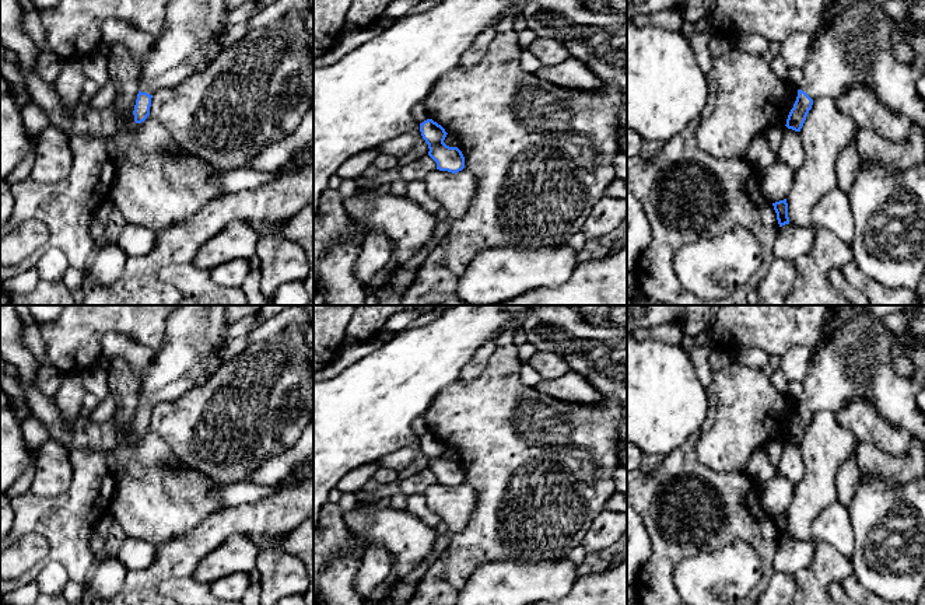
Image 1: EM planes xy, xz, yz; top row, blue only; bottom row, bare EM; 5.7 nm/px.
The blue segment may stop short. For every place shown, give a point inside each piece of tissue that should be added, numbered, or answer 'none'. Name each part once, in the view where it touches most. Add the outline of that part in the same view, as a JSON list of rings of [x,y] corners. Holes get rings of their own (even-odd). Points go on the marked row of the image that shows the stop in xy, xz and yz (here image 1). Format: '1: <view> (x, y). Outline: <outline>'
1: xy (189, 42). Outline: [[[171,0],[167,6],[164,32],[155,38],[151,53],[140,70],[139,91],[154,95],[158,90],[169,90],[210,66],[223,50],[218,46],[218,38],[225,31],[227,13],[225,0]]]

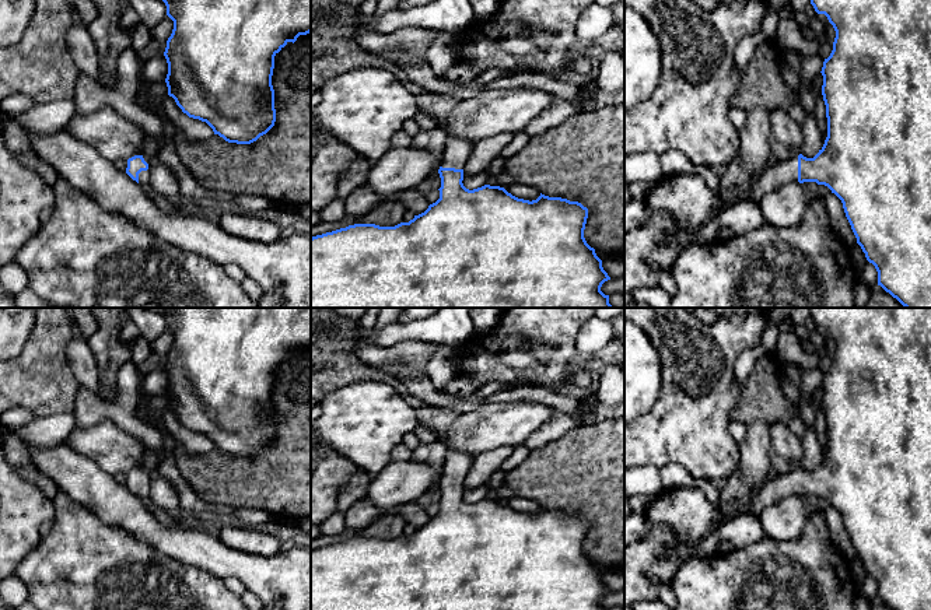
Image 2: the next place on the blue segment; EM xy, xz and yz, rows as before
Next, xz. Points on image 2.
1: xz (457, 150). Outline: [[[448,134],[441,157],[442,168],[463,169],[472,154],[472,141]]]

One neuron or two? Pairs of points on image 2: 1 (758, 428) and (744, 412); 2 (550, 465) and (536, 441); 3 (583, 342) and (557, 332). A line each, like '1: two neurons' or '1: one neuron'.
1: two neurons
2: two neurons
3: two neurons

